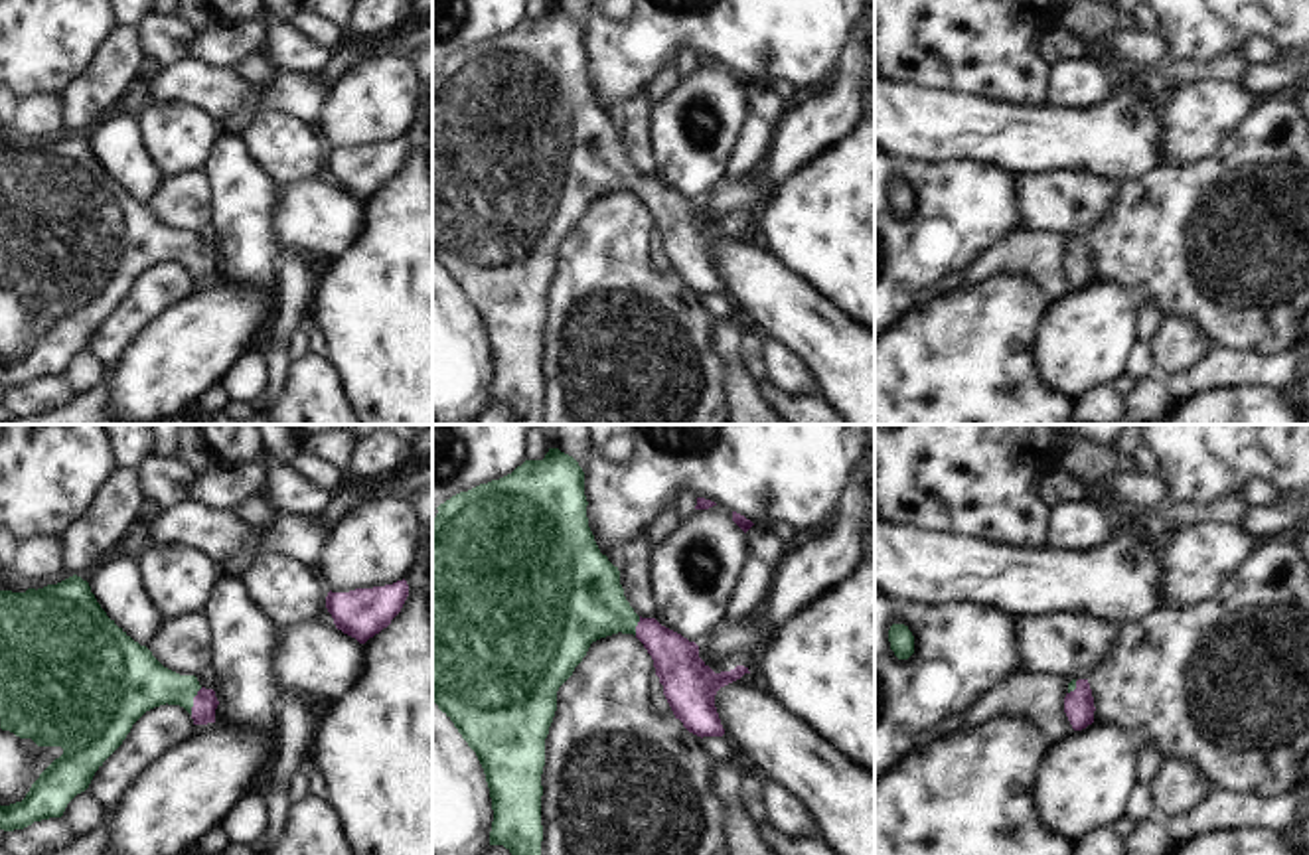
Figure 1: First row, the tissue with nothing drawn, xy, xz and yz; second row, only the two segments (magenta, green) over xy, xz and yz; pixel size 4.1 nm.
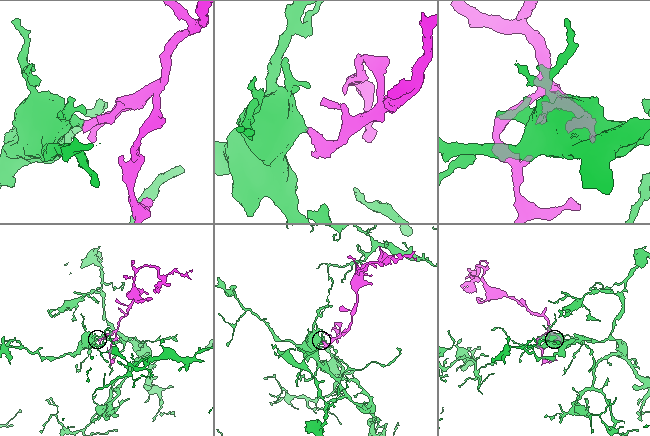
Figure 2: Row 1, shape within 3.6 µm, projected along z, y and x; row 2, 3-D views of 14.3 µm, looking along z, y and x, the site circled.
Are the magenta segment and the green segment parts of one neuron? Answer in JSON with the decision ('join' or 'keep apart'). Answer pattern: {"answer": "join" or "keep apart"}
{"answer": "join"}

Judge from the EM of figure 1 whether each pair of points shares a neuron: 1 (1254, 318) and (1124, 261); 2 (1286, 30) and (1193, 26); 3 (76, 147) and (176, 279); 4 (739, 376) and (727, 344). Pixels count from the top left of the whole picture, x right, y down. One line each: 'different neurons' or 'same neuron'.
1: same neuron
2: same neuron
3: different neurons
4: same neuron

